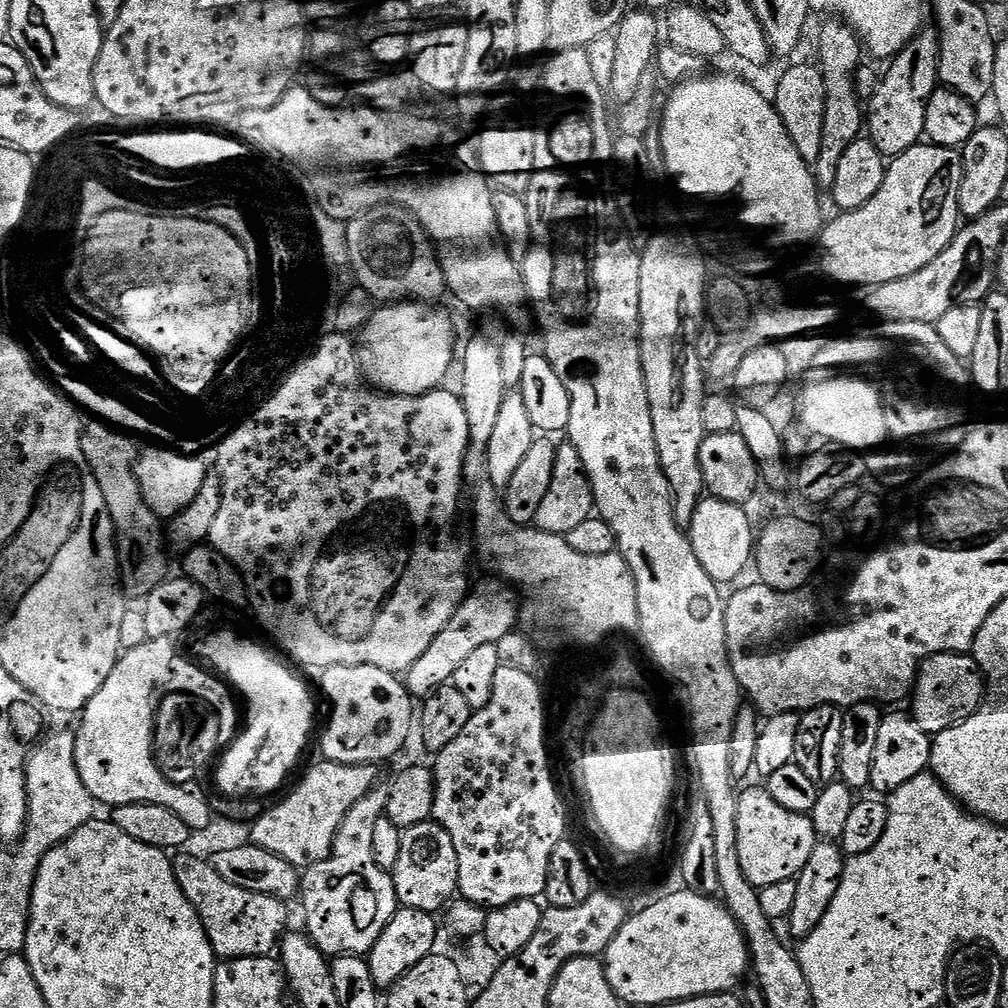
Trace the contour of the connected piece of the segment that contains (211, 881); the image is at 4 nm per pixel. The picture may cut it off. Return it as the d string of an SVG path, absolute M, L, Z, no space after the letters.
M180 854L172 860L174 878L182 886L182 894L194 906L194 910L204 921L208 941L217 957L225 960L237 960L247 956L271 956L285 935L288 924L288 907L285 901L270 894L254 894L242 890L242 886L233 886L226 882L218 870L207 859L200 856Z

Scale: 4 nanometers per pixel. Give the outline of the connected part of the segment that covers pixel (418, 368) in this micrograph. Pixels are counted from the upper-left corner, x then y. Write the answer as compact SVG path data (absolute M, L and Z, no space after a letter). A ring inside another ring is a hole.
M388 302L377 307L364 324L358 336L358 355L364 379L373 388L394 396L421 396L435 392L452 368L452 355L457 355L456 332L452 329L452 316L432 302Z

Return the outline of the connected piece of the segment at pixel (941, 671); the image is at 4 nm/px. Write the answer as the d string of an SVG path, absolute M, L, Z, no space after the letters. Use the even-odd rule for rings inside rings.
M943 652L924 661L910 697L910 714L922 730L935 734L968 720L980 709L986 695L986 681L971 654Z

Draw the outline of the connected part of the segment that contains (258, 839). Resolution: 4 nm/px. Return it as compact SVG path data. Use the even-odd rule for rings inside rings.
M319 762L304 776L304 781L281 804L267 809L251 825L251 843L278 854L297 870L311 868L331 854L332 843L347 812L378 784L374 764L330 764Z

